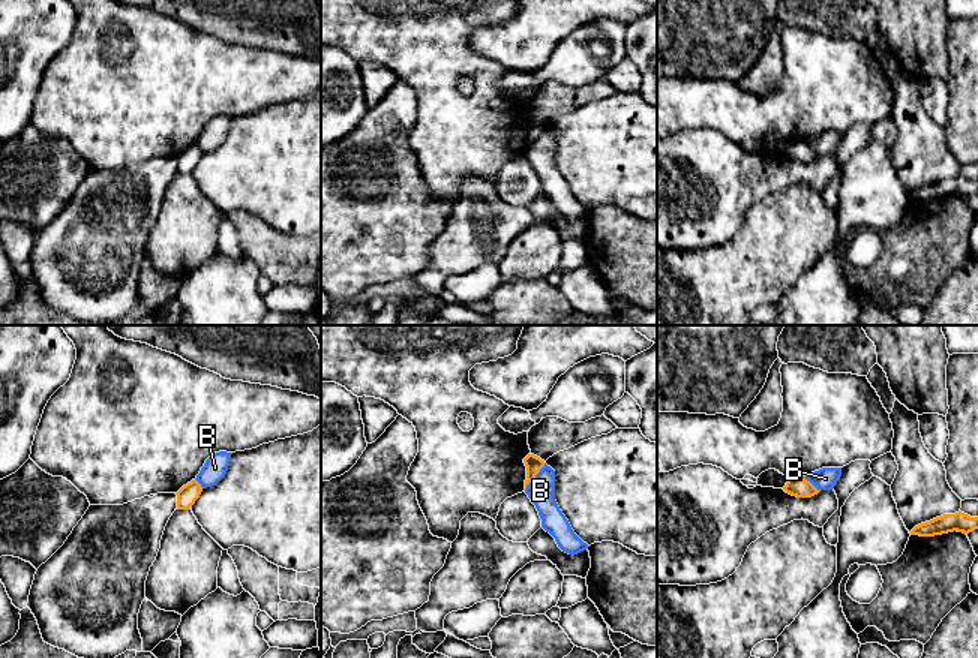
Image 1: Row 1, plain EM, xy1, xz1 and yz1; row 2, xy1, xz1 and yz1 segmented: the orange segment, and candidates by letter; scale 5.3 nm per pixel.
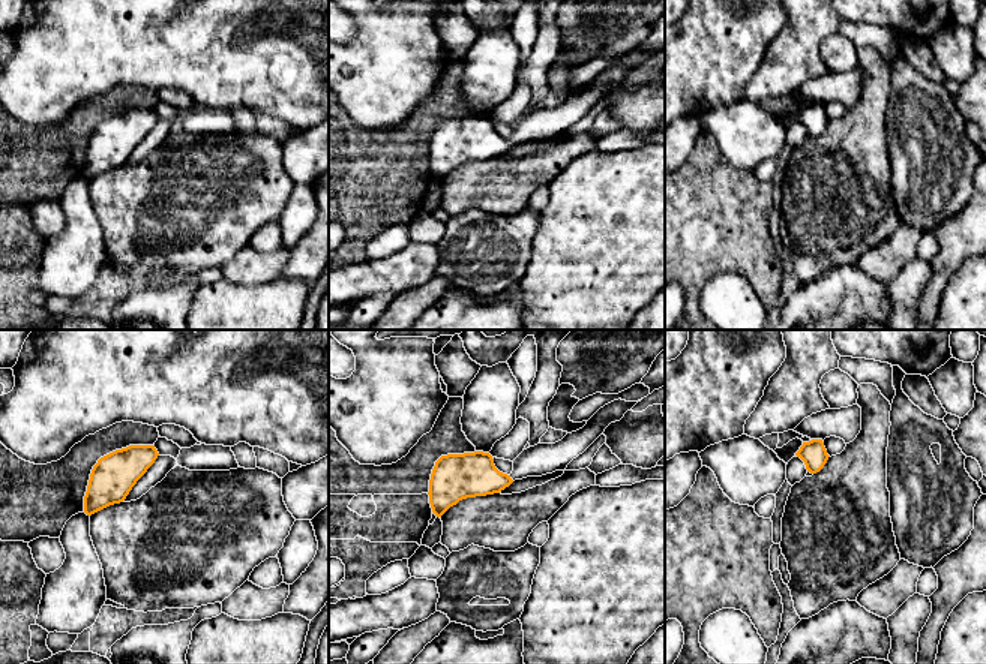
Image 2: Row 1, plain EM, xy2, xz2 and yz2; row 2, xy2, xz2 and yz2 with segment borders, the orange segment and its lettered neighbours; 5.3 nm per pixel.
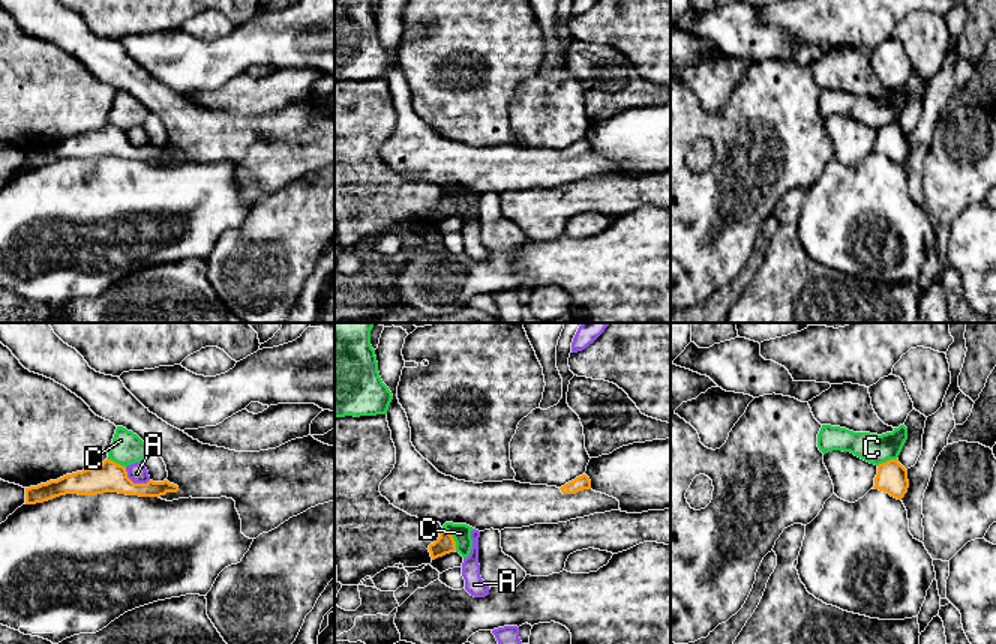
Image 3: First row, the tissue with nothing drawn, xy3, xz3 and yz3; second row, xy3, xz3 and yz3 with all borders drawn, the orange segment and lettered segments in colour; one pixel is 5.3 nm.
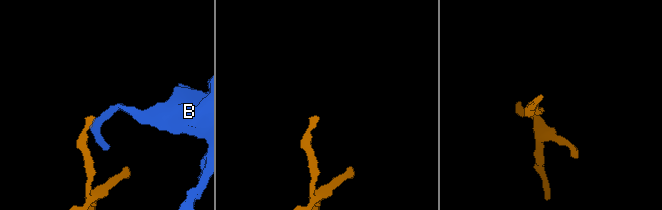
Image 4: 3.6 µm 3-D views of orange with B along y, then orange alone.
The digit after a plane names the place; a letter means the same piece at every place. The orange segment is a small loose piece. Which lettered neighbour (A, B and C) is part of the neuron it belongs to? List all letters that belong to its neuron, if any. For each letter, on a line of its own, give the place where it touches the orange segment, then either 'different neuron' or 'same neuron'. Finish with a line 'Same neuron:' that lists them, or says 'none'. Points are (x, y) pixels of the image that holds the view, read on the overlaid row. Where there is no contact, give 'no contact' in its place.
A: xy3 (132, 482) | different neuron
B: xz1 (534, 477) | different neuron
C: xz3 (453, 539) | different neuron
Same neuron: none

